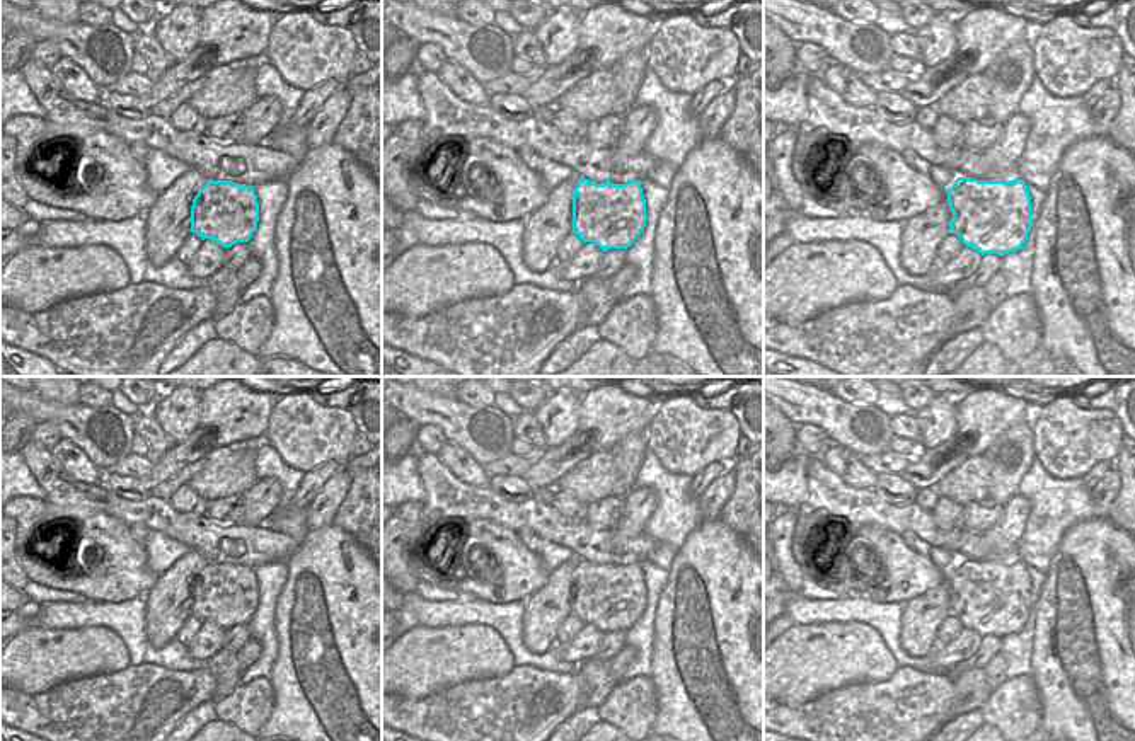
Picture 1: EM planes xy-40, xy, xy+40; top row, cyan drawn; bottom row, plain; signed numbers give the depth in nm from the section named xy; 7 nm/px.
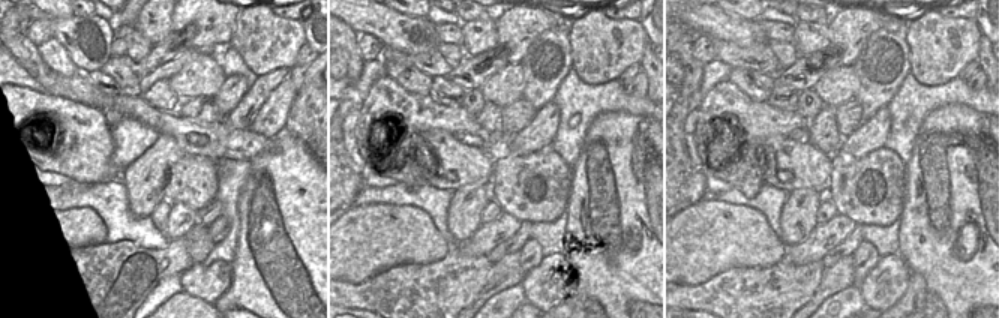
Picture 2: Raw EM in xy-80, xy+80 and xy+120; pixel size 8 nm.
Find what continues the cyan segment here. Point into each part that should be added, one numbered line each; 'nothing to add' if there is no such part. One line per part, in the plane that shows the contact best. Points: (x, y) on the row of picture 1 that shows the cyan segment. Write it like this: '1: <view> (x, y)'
1: xy+40 (951, 244)

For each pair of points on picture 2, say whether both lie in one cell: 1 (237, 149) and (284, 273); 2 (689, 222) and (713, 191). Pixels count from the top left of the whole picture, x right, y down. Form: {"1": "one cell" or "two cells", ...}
{"1": "two cells", "2": "two cells"}

